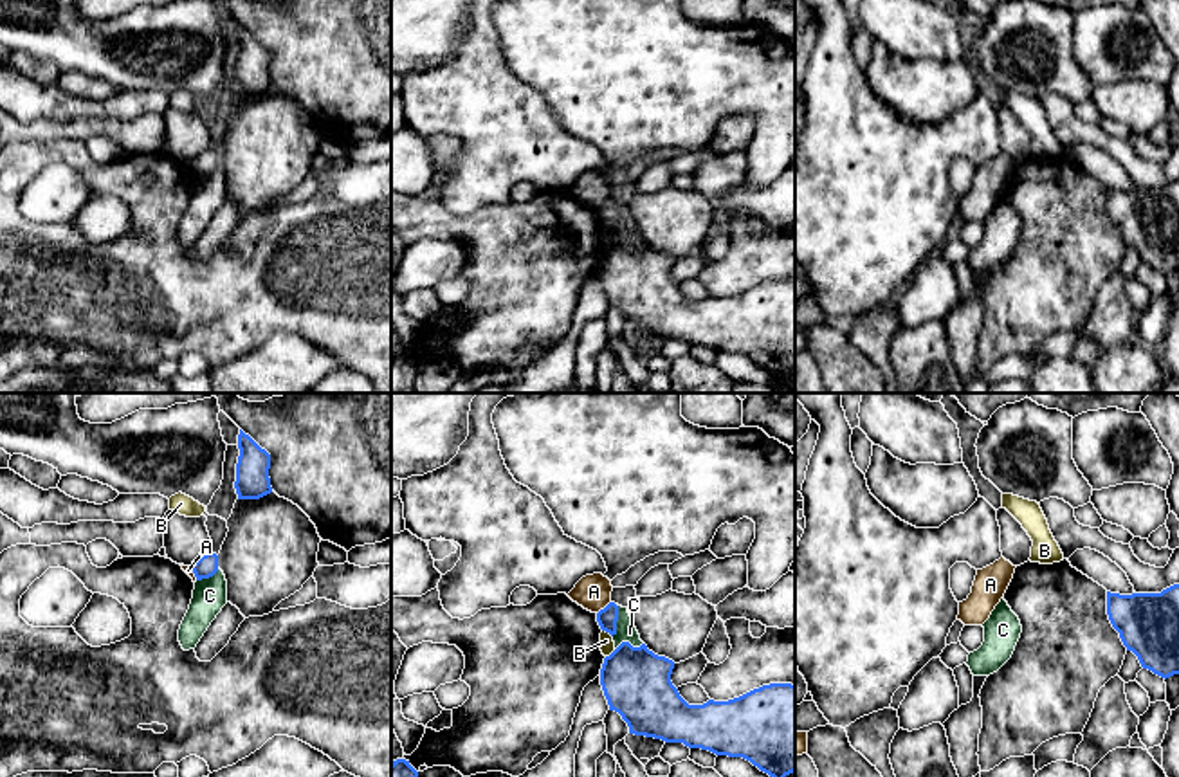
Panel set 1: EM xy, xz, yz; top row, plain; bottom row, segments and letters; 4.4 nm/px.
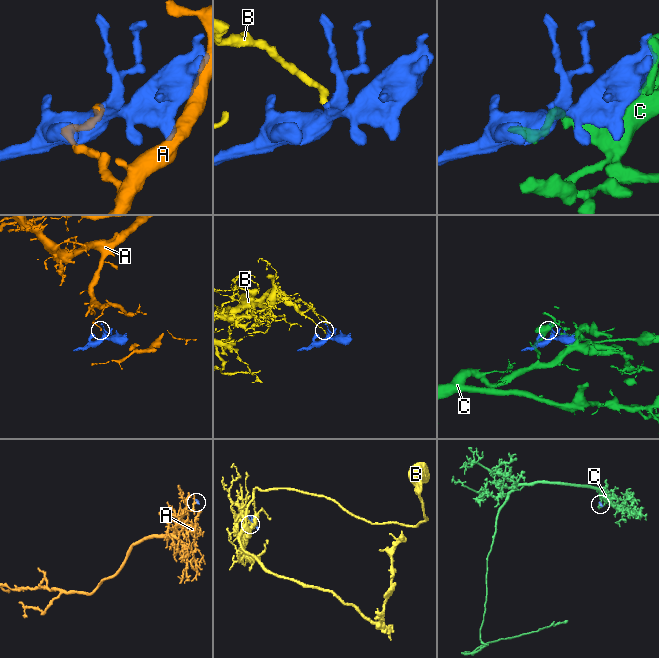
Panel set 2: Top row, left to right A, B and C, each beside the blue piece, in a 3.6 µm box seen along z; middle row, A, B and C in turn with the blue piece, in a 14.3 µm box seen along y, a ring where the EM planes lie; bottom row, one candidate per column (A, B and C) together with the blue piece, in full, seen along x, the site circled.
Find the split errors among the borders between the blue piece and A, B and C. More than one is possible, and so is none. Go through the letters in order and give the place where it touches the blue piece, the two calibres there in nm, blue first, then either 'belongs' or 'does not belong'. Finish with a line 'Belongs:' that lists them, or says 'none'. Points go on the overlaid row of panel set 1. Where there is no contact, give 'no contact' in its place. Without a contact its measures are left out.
A: meets blue in xz at (604, 608); 90 nm thick on the blue side, 160 nm on the other; does not belong
B: meets blue in xz at (608, 631); 90 nm thick on the blue side, 60 nm on the other; does not belong
C: meets blue in xz at (617, 619); 90 nm thick on the blue side, 90 nm on the other; does not belong
Belongs: none

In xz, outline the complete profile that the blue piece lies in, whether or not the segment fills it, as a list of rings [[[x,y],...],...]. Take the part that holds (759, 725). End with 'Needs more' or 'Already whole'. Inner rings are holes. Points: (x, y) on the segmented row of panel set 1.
[[[622,642],[604,658],[600,685],[609,710],[622,716],[629,734],[683,743],[716,755],[743,757],[770,777],[795,772],[795,685],[770,683],[728,701],[689,705],[671,681],[672,669],[672,660],[654,654],[645,644],[633,647]]]. Already whole

